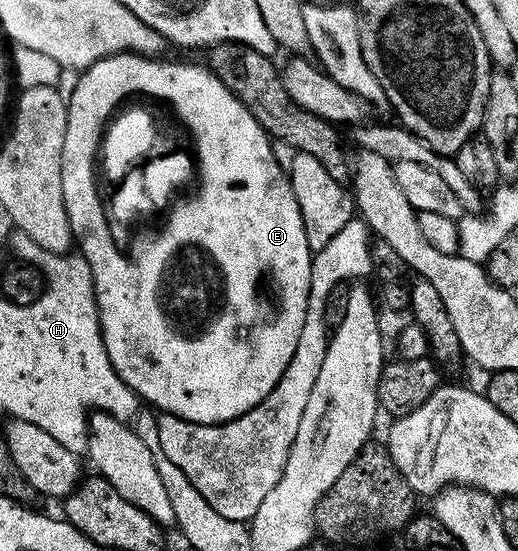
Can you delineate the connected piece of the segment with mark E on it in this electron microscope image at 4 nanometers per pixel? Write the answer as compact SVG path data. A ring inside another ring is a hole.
M114 53L111 57L101 57L94 65L81 74L82 77L74 85L74 90L68 93L68 104L66 114L68 115L68 127L66 128L67 142L85 142L96 131L98 121L101 117L106 117L106 109L122 97L122 93L130 93L130 89L150 89L150 93L162 93L162 97L170 97L174 105L178 105L181 112L186 117L186 121L191 120L195 124L195 134L202 144L202 165L207 171L212 171L218 177L222 177L222 185L207 186L207 202L210 201L215 213L196 213L182 227L179 235L173 229L166 230L158 237L151 237L144 243L140 243L137 248L139 257L127 260L126 257L118 257L116 247L108 244L108 239L100 235L94 236L90 247L84 251L86 262L90 264L90 274L94 277L94 298L98 304L98 322L102 328L102 338L104 347L108 351L108 359L112 367L124 379L124 383L133 393L137 393L143 402L155 405L155 410L163 413L171 413L177 417L184 418L185 421L195 421L201 425L217 425L224 421L234 421L240 415L244 415L252 407L259 405L270 392L276 387L276 383L284 375L292 355L296 351L296 343L300 339L300 327L304 327L304 315L308 307L308 295L310 294L310 258L312 250L308 247L306 238L306 228L304 219L300 215L300 207L296 203L296 195L292 191L289 178L284 177L284 170L278 166L274 158L274 147L271 138L262 129L262 124L246 109L243 101L234 96L232 90L224 87L215 73L209 68L198 65L185 65L182 61L158 61L154 55L139 55L137 53ZM238 172L238 181L233 177L233 173ZM270 276L277 280L278 289L281 292L278 304L281 314L277 316L273 323L264 321L264 311L261 307L256 308L256 288L254 280L258 277Z

